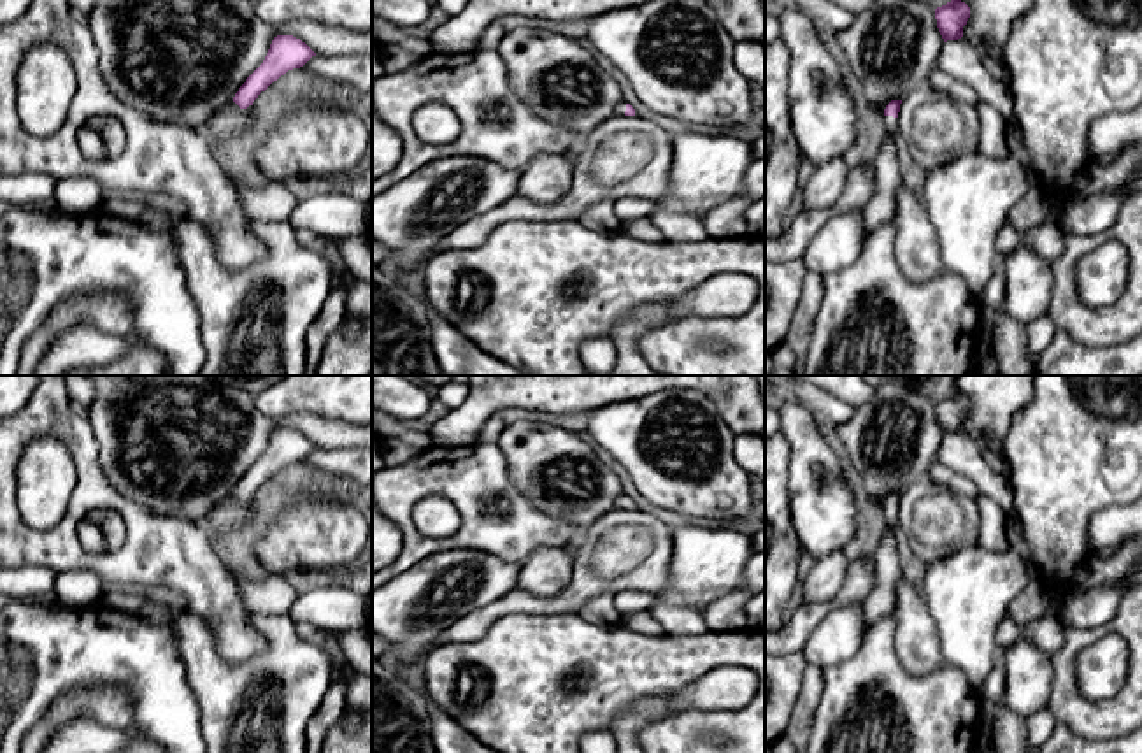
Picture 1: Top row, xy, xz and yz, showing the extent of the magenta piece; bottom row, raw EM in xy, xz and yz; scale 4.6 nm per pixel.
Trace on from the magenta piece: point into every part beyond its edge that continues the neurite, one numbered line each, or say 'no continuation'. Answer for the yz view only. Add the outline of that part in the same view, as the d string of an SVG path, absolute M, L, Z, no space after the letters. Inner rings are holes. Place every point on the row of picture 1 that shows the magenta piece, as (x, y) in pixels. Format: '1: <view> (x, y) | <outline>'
1: yz (881, 207) | M884 116L884 123L888 133L881 144L874 170L877 188L870 202L861 211L867 232L872 232L895 218L896 191L902 184L893 137L893 133L898 130L898 118Z

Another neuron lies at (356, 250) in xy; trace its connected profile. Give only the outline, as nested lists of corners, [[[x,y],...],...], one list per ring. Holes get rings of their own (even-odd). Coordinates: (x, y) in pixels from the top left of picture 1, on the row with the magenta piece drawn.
[[[365,233],[339,239],[339,242],[351,276],[372,283],[372,239]]]

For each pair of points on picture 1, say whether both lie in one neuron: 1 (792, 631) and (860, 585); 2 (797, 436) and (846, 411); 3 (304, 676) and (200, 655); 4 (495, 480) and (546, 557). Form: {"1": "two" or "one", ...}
{"1": "one", "2": "two", "3": "one", "4": "two"}

